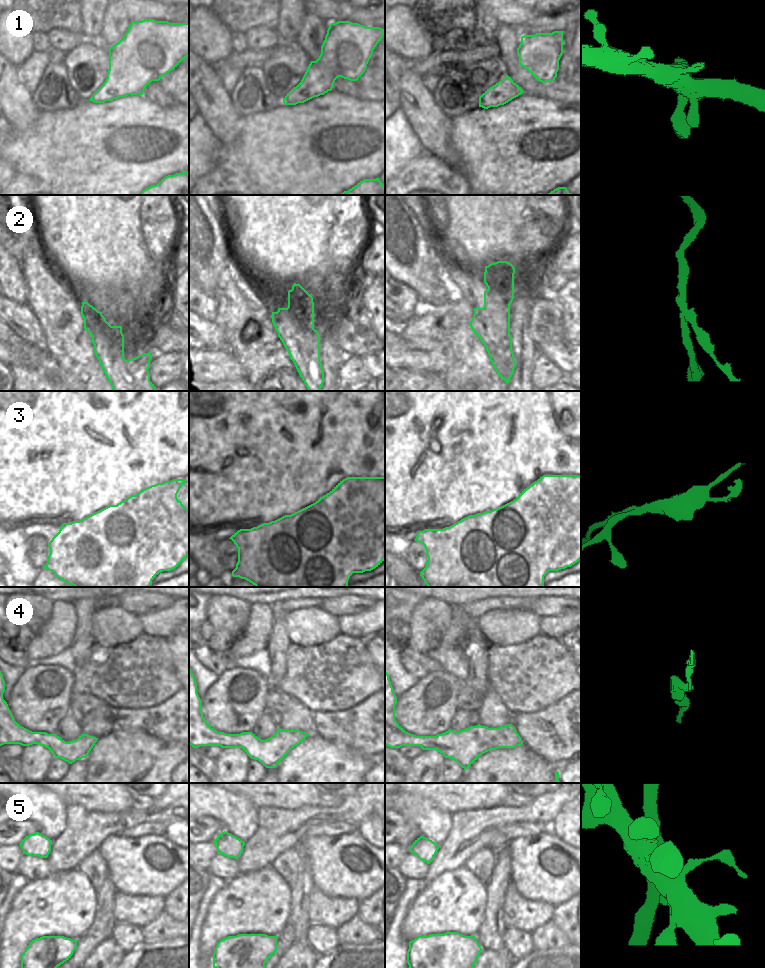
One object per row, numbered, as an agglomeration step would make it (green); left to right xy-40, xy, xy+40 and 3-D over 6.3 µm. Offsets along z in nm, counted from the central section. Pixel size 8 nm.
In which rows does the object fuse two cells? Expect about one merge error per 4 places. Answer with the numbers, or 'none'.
2, 3, 5

